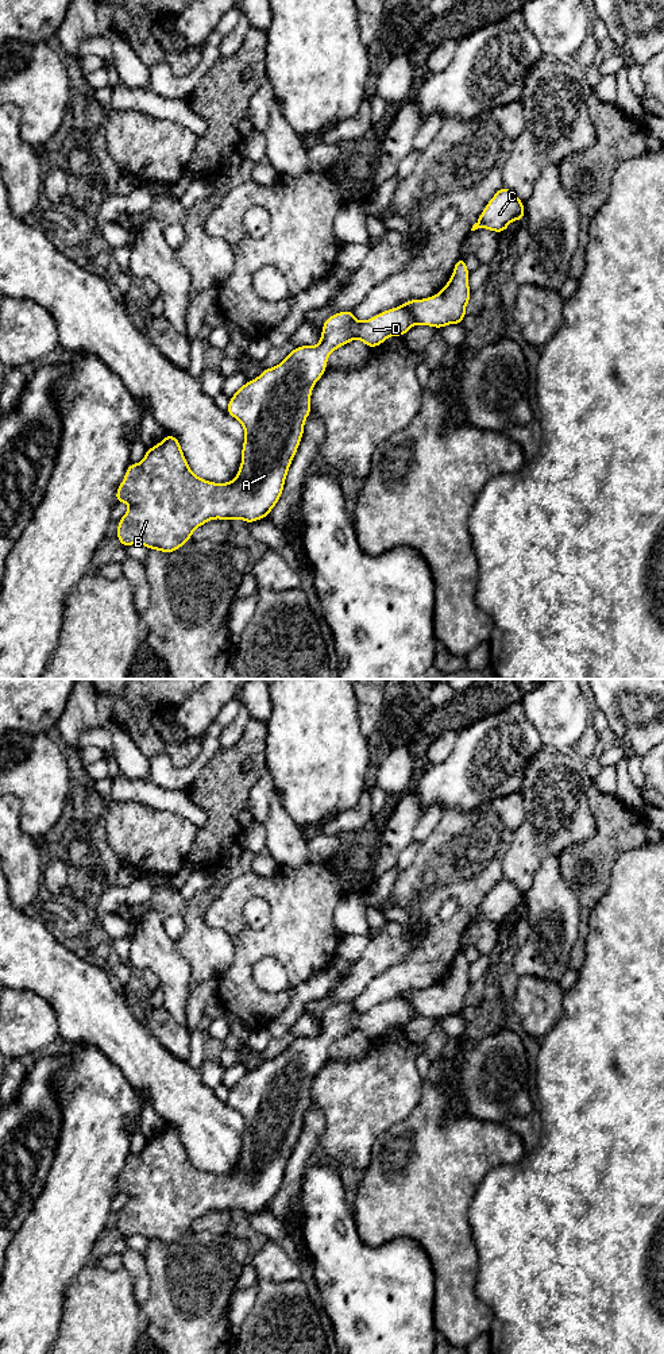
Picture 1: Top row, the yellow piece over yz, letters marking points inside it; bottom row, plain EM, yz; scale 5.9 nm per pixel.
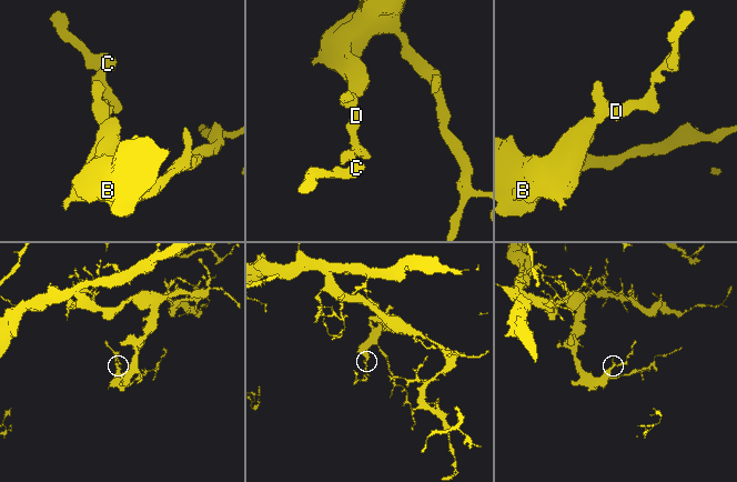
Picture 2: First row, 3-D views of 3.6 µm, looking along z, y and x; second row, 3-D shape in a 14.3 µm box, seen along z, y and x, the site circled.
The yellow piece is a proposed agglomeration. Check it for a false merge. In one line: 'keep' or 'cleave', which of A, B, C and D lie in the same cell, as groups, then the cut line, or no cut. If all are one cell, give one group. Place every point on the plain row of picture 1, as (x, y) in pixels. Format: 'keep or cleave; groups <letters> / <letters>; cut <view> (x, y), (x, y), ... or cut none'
keep; groups A B C D; cut none

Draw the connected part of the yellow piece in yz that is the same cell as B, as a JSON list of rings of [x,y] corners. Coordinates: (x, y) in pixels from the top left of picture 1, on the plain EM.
[[[458,949],[453,964],[440,984],[424,991],[409,991],[402,996],[383,1002],[366,1012],[358,1012],[354,1002],[341,1002],[332,1006],[323,1014],[323,1023],[317,1037],[296,1038],[279,1056],[265,1060],[262,1065],[247,1072],[231,1089],[225,1103],[235,1108],[244,1120],[244,1133],[242,1138],[242,1154],[236,1169],[232,1173],[215,1174],[197,1168],[186,1153],[181,1141],[179,1131],[175,1127],[166,1126],[161,1134],[147,1139],[140,1154],[130,1154],[123,1173],[119,1176],[115,1191],[127,1193],[128,1201],[117,1214],[117,1231],[121,1237],[143,1235],[147,1241],[158,1241],[163,1245],[171,1245],[179,1241],[192,1228],[192,1224],[205,1214],[219,1210],[232,1212],[240,1210],[247,1215],[269,1208],[271,1200],[279,1192],[286,1166],[292,1152],[300,1138],[304,1127],[304,1115],[312,1103],[310,1087],[316,1073],[327,1062],[328,1046],[354,1030],[362,1031],[368,1039],[381,1037],[390,1027],[405,1027],[414,1015],[444,1019],[447,1015],[462,1017],[466,1006],[466,996],[471,990],[468,977],[470,963],[464,949]]]

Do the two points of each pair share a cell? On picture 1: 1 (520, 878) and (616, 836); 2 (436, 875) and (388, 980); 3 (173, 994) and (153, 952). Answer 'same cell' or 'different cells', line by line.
1: different cells
2: same cell
3: same cell

